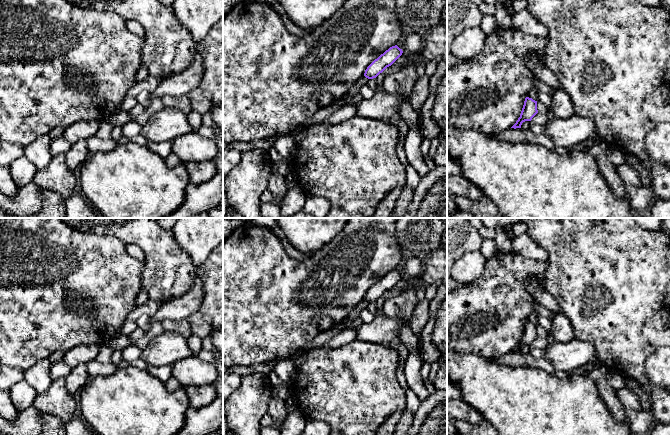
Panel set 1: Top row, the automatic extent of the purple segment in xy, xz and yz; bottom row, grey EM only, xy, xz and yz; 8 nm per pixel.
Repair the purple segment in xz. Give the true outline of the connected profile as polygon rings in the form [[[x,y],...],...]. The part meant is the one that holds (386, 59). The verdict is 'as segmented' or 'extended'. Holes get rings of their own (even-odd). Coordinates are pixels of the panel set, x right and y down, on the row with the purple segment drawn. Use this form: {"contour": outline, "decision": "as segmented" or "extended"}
{"contour": [[[397,45],[390,47],[367,67],[364,76],[368,79],[376,78],[387,67],[391,66],[402,53],[402,49]]], "decision": "as segmented"}

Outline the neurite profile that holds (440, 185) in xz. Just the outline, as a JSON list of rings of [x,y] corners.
[[[447,175],[428,190],[413,218],[447,218]]]

